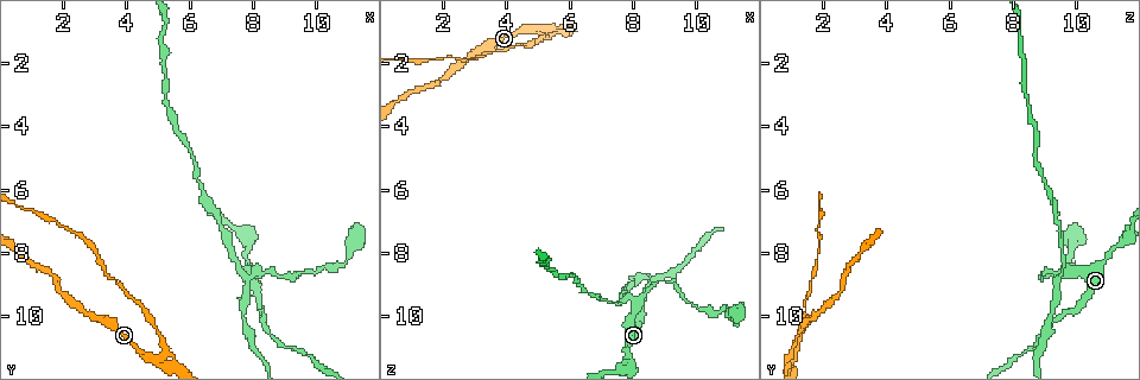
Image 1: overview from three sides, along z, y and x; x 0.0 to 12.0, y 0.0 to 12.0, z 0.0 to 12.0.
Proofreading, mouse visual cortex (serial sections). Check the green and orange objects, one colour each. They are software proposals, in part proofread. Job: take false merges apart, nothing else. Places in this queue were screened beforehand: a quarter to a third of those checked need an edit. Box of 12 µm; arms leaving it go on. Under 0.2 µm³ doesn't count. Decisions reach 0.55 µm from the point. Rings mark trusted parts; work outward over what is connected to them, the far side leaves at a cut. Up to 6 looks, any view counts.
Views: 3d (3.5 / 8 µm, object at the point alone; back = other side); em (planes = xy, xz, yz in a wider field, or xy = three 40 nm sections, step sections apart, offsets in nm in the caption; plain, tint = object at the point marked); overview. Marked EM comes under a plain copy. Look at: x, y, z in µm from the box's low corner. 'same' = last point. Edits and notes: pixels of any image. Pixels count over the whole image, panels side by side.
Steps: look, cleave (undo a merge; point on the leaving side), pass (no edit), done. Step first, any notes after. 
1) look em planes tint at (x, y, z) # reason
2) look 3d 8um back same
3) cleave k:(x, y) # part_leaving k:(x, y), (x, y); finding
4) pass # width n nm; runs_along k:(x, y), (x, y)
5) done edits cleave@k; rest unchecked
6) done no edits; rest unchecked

look em xy step 2 tint at (8.2, 8.7, 9.5) # sharp bend

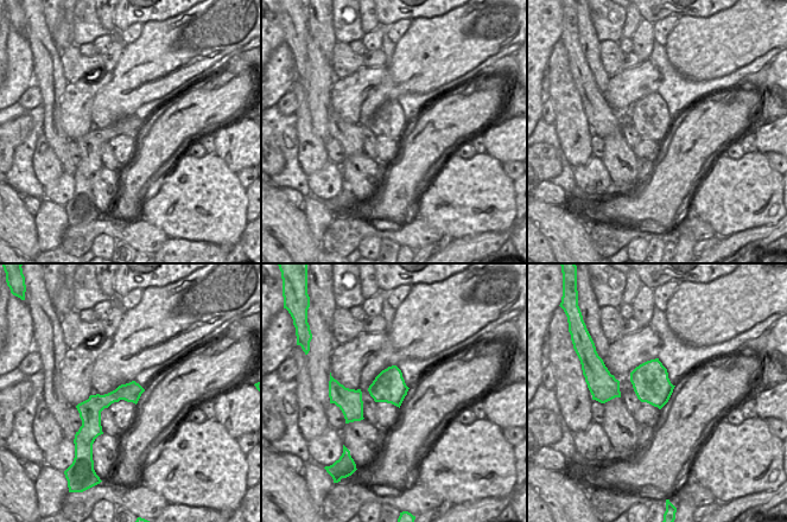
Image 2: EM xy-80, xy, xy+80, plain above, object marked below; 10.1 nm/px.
look 3d 3.5um back same # see where the arms go

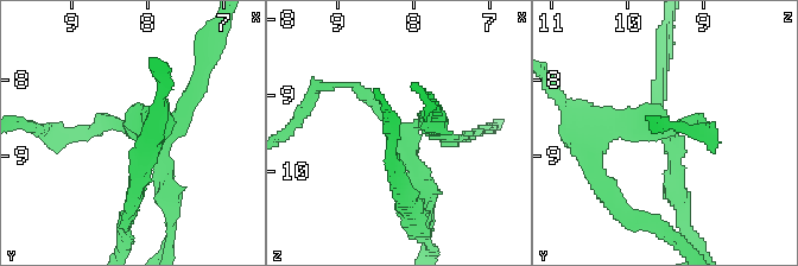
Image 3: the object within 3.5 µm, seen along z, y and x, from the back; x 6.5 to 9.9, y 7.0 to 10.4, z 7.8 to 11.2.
cleave 3:(679, 176) # arm_widths 150, 150, 200, 300 nm; a second cell is stuck on

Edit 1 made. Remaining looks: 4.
look overview # see it whole again

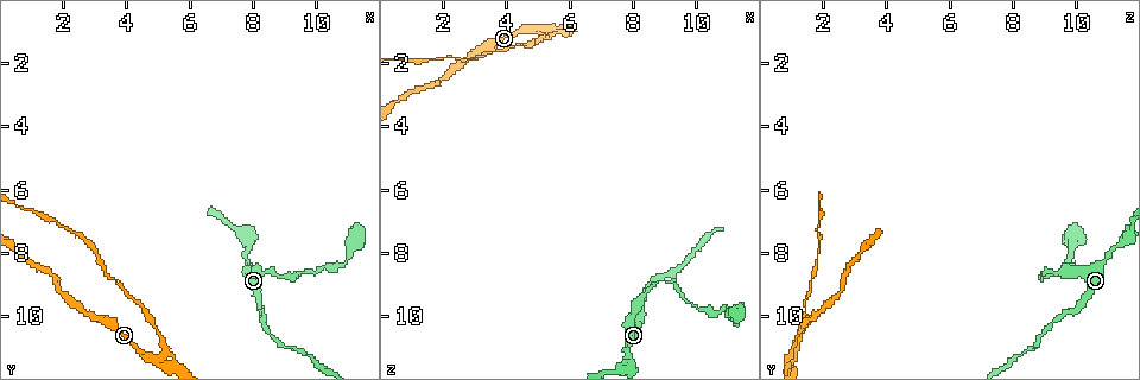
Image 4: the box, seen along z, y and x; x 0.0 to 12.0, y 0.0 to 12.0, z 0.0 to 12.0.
look 3d 8um at (4.8, 11.3, 0.9) # side arm on a straight run

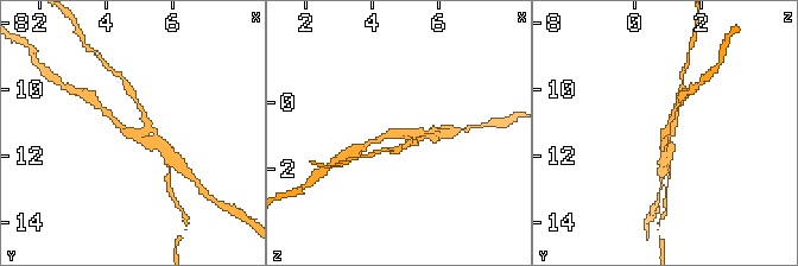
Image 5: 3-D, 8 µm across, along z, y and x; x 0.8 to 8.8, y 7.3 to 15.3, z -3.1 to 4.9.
look em xy step 5 tint at (4.8, 11.3, 1.0)

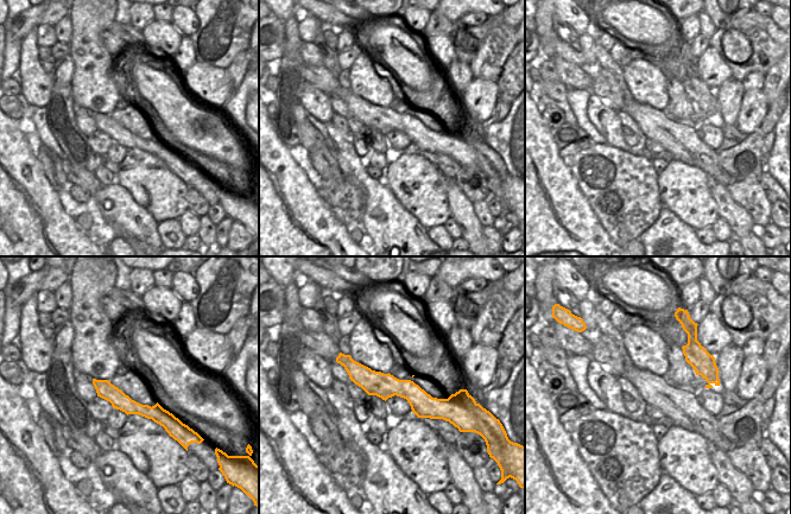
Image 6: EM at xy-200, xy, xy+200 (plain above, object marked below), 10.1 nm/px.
cleave 5:(407, 144) # arm_widths 150, 150, 200 nm; part_leaving 5:(141, 128), (145, 112), (127, 84); two cells meet here

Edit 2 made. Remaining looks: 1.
done edits cleave@3, cleave@5; rest unchecked

